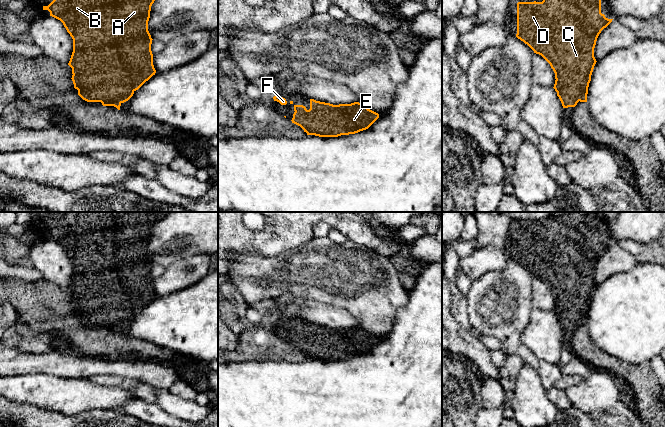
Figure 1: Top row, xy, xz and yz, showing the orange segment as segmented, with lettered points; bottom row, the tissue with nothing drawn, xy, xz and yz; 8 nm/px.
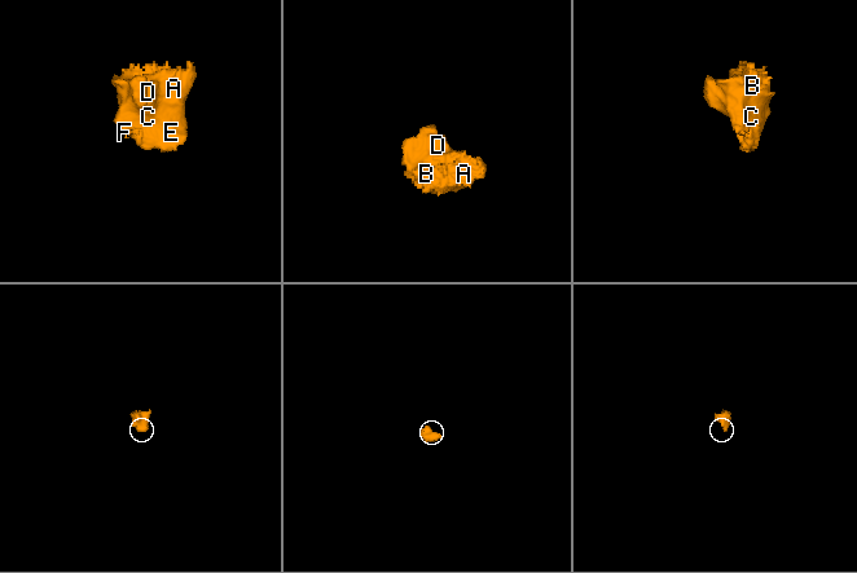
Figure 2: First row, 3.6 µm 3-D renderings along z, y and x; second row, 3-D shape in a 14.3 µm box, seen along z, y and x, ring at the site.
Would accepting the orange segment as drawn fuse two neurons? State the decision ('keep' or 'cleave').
keep

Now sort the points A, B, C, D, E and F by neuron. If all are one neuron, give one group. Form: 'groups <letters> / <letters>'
groups A B C D E F

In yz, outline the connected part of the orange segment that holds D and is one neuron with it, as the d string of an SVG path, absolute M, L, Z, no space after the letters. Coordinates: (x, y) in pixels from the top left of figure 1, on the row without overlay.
M565 212L561 217L550 214L542 226L517 227L517 258L516 261L527 268L536 278L541 279L555 297L554 313L563 332L575 331L577 327L587 326L588 311L596 288L594 272L601 255L613 243L601 237L601 219L585 212Z

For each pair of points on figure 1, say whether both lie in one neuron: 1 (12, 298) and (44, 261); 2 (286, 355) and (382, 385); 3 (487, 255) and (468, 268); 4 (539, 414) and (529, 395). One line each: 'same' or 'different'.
1: different
2: different
3: same
4: same

